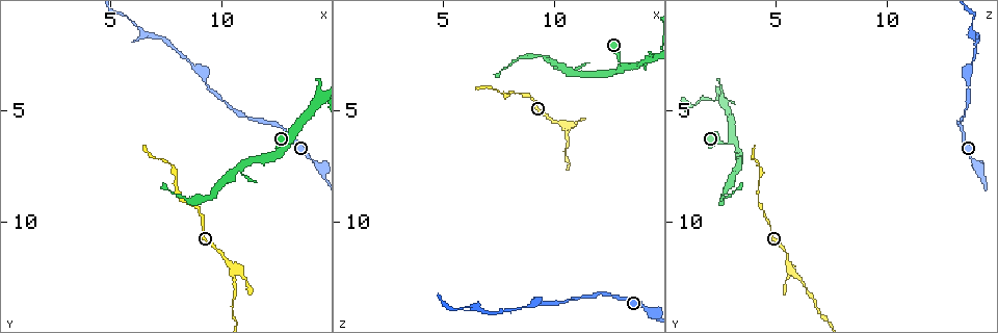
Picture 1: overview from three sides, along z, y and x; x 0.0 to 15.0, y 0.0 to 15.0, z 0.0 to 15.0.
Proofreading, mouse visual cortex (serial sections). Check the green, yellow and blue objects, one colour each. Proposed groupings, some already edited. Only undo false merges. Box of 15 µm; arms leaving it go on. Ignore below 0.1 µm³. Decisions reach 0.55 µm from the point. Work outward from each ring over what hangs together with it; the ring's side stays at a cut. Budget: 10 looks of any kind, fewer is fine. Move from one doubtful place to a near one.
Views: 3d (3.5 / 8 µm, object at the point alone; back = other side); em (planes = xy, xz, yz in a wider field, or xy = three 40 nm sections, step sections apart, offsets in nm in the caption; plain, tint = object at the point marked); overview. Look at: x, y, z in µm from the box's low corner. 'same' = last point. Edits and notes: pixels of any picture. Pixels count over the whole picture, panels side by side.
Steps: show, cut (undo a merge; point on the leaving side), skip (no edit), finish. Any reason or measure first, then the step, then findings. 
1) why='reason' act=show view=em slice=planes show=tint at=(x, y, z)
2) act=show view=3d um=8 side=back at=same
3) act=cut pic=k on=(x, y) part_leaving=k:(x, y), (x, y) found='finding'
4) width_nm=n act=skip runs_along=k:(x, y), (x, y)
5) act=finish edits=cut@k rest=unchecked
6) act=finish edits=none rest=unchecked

why='abrupt turn' act=show view=3d um=3.5 side=back at=(13.0, 6.4, 3.0)

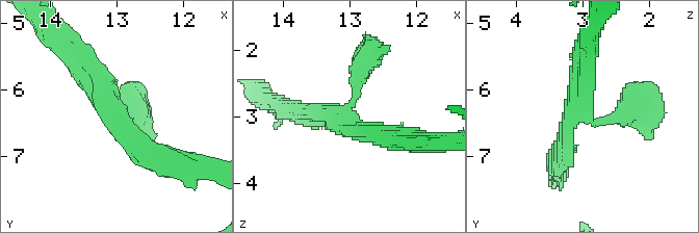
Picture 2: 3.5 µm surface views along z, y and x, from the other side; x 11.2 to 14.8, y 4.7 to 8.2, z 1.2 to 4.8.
arms=3 arm_widths_nm=300,300,350 why='shape alone is not enough' act=show view=em slice=xy step=1 show=plain at=(13.05, 6.35, 3.05)

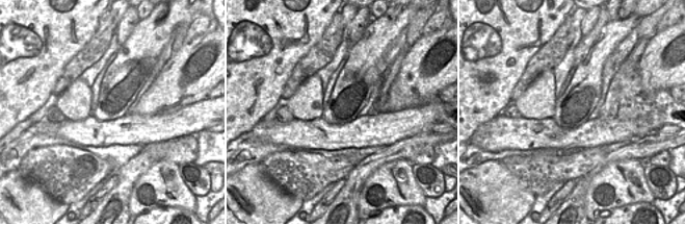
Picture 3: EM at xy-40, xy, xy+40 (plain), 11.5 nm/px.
act=show view=em slice=xy step=1 show=tint at=same

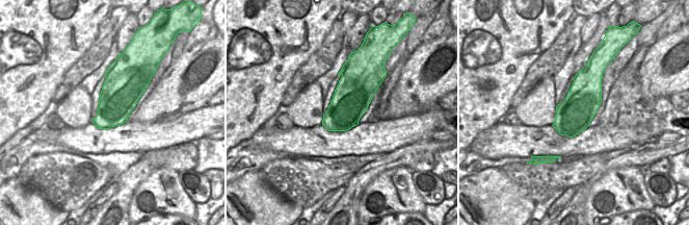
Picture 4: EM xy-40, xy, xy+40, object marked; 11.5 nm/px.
act=skip runs_along=2:(640, 107), (607, 120), (575, 113), (560, 155) found='continuous, no second cell'

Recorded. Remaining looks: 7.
why='sudden change in width' act=show view=3d um=3.5 at=(10.5, 12.5, 6.0)

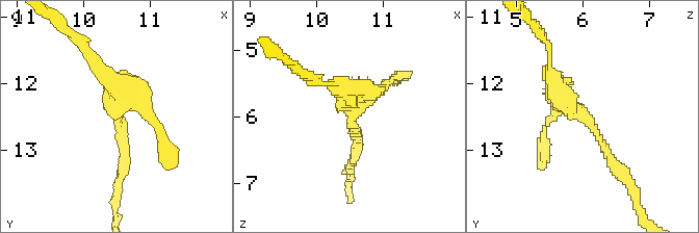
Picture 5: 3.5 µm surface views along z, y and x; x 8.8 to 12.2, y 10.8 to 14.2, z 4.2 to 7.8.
act=show view=em slice=planes show=plain at=(10.50, 12.45, 6.05)

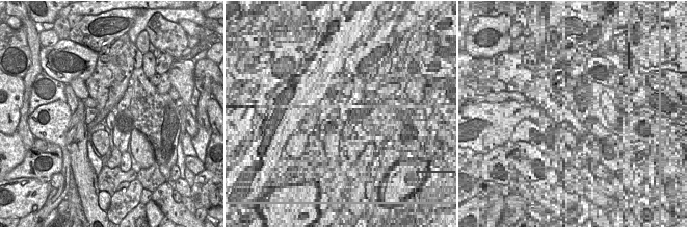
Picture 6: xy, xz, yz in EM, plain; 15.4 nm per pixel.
why='with the object marked' act=show view=em slice=planes show=tint at=same

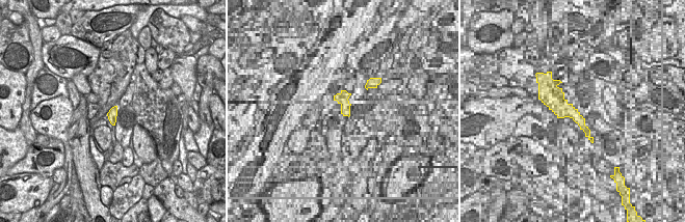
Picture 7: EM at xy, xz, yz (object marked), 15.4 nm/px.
width_nm=140 act=skip runs_along=5:(549, 66), (562, 97), (621, 171) found='continuous, no second cell'

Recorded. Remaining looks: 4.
why='a narrow waist' act=show view=3d um=3.5 at=(8.6, 2.8, 13.8)

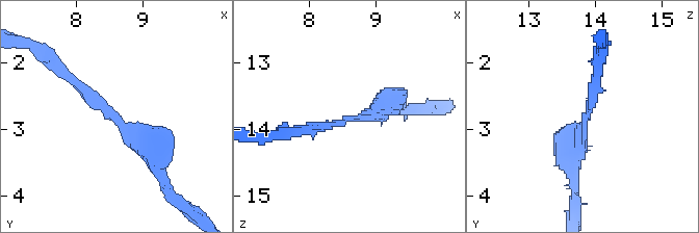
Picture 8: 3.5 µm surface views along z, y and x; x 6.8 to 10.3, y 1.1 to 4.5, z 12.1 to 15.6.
act=show view=em slice=xy step=2 show=tint at=(8.60, 2.85, 13.85)

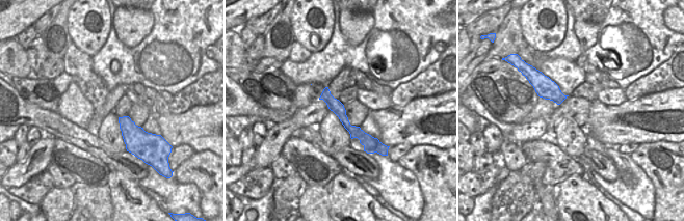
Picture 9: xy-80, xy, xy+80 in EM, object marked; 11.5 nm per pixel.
act=skip runs_along=9:(325, 91), (368, 148) found='continuous, no second cell'

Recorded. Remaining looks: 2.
act=finish edits=none rest=unchecked

